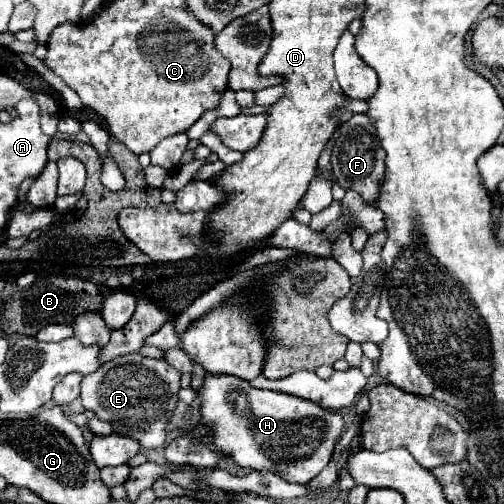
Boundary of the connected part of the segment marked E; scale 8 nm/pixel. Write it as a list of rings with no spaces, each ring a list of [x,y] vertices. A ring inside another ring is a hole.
[[[131,352],[105,362],[95,374],[85,376],[81,382],[81,400],[85,410],[95,412],[97,418],[109,422],[117,434],[137,440],[143,448],[159,448],[165,444],[165,424],[173,416],[179,400],[179,380],[179,370],[165,360]]]

